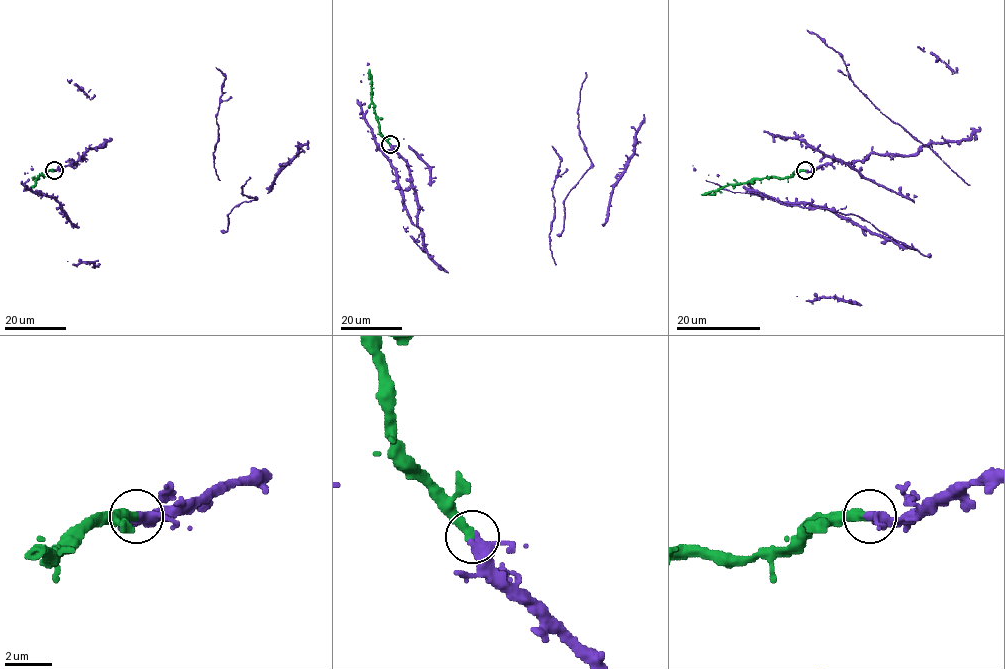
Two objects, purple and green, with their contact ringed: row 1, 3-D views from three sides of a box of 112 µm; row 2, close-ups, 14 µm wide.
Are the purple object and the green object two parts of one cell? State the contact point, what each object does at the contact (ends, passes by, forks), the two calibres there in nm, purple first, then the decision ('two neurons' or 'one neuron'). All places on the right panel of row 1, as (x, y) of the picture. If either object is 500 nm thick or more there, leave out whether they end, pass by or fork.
at (805, 170); purple passes by; green ends there; 340 nm thick on the purple side, 380 nm on the other; one neuron

